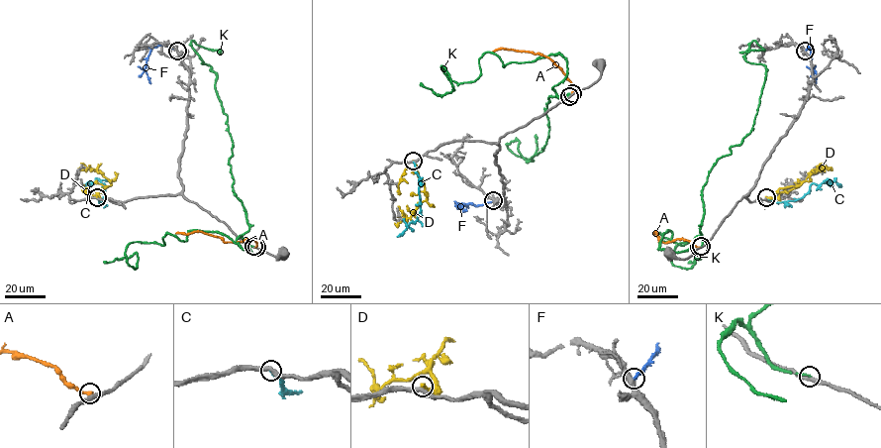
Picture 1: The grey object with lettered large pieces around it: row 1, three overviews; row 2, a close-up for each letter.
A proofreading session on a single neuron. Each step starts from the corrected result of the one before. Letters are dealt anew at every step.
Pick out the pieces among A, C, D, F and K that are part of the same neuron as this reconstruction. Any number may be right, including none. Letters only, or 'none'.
F

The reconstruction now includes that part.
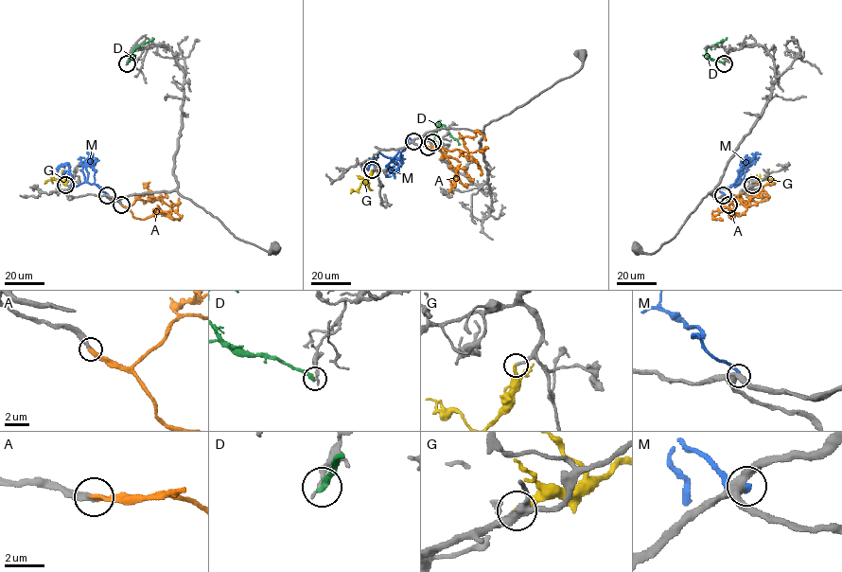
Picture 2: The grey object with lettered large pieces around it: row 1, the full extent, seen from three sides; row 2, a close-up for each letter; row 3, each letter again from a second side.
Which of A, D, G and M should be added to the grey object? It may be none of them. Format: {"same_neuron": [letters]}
{"same_neuron": ["A", "G"]}

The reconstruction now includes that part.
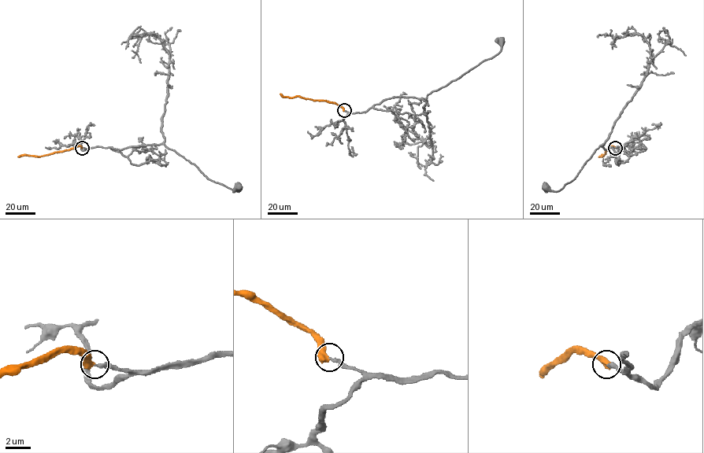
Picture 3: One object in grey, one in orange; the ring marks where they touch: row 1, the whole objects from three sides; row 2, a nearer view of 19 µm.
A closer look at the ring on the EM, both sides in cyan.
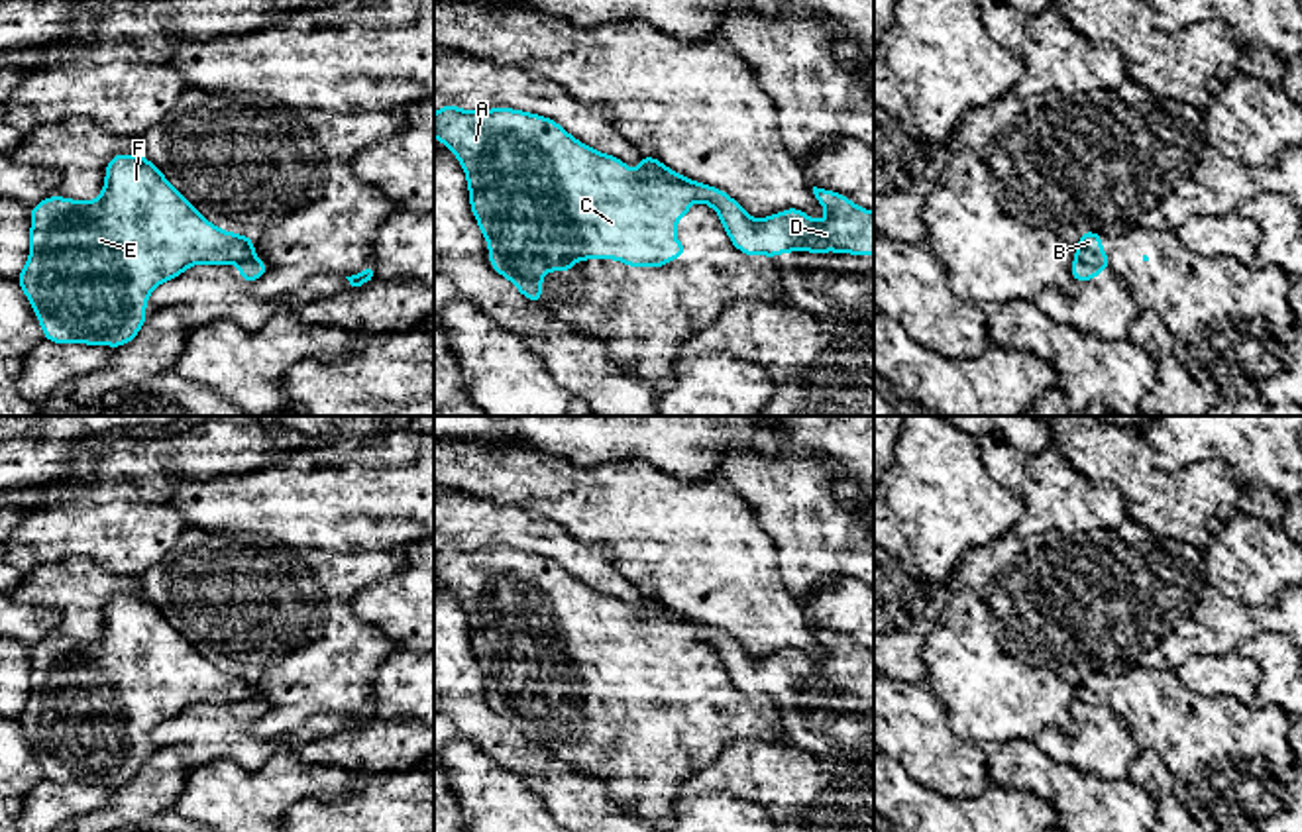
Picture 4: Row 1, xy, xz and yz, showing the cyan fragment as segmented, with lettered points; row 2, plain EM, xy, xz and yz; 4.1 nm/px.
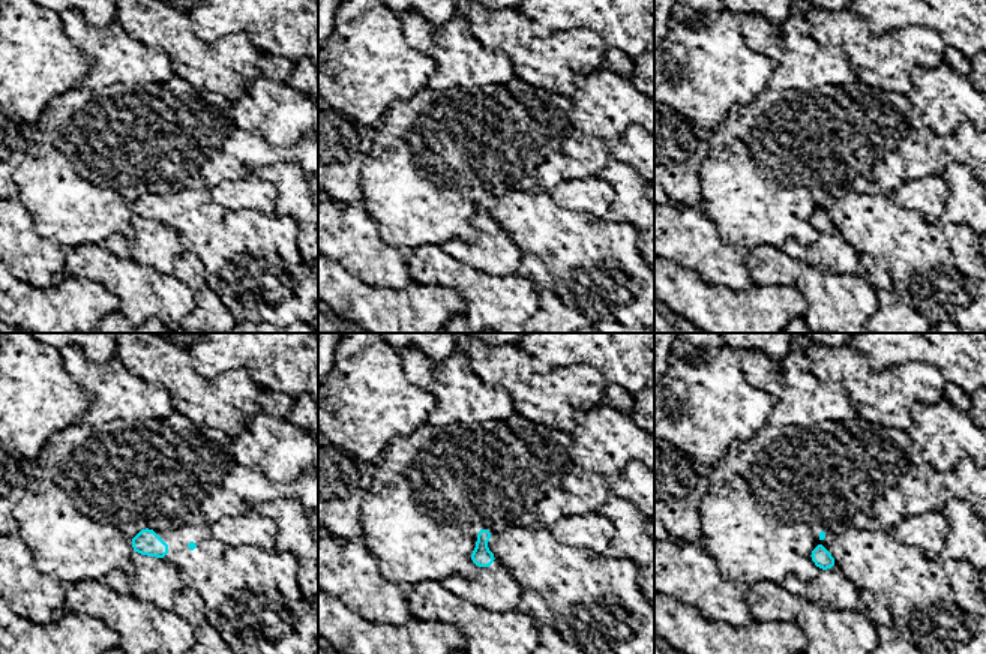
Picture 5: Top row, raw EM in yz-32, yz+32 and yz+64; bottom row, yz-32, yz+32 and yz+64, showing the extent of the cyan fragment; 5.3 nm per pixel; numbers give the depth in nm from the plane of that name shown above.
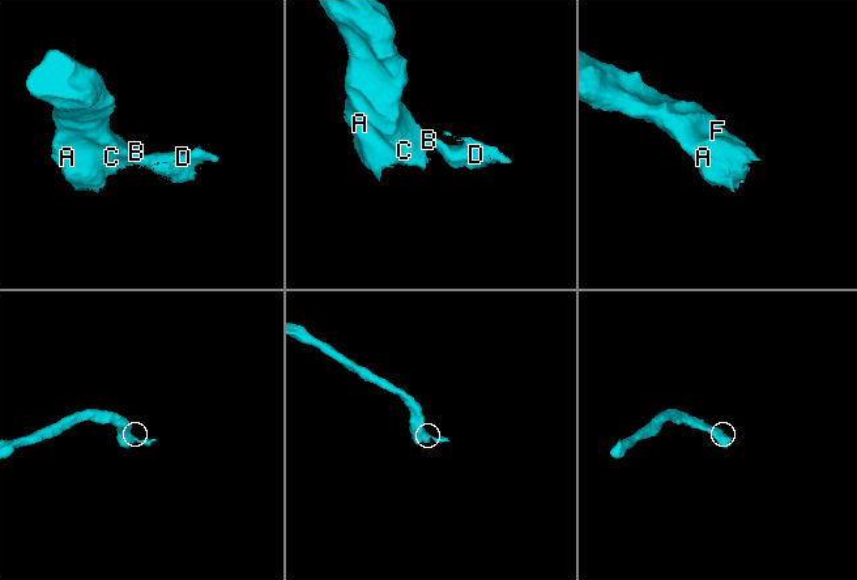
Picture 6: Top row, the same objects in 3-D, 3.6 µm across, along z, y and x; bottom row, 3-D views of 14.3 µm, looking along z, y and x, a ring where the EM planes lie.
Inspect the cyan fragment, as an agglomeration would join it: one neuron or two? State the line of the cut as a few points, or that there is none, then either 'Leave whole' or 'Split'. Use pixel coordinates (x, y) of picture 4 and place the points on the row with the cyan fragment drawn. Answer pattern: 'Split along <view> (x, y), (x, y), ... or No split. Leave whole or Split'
Split along xz (680, 175), (692, 187), (694, 197). Split

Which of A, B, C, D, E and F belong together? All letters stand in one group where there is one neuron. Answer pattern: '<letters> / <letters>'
A B C E F / D

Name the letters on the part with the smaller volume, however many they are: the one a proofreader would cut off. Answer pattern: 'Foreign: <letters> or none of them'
Foreign: D

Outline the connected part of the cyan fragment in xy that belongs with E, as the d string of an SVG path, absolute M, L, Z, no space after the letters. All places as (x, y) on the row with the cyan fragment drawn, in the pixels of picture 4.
M114 155L106 167L104 190L92 202L51 196L31 206L29 259L18 277L31 302L45 339L53 343L122 347L145 324L145 300L161 283L198 263L242 263L255 257L253 235L222 232L200 216L143 155Z

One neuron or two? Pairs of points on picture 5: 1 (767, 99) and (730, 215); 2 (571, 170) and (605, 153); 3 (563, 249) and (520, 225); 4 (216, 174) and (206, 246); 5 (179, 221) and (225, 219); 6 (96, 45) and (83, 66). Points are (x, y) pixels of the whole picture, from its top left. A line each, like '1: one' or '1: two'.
1: one
2: one
3: one
4: two
5: one
6: two

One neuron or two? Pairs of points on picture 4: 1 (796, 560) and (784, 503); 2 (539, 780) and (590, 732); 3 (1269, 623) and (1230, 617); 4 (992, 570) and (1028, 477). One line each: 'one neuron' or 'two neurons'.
1: one neuron
2: two neurons
3: one neuron
4: two neurons

